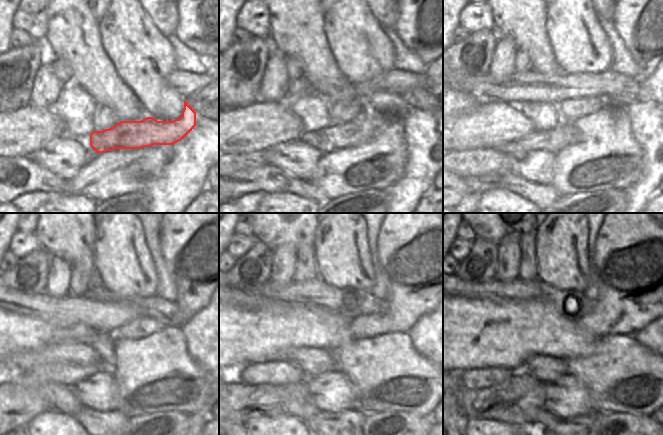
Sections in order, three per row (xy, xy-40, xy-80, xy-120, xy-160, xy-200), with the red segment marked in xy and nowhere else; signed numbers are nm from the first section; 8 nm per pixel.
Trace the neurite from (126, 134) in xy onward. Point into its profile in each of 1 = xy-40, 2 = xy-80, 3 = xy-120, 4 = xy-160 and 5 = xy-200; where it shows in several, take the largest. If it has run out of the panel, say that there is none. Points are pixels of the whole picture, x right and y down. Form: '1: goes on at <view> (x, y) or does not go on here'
1: goes on at xy-40 (360, 130)
2: goes on at xy-80 (553, 140)
3: goes on at xy-120 (68, 374)
4: goes on at xy-160 (275, 372)
5: goes on at xy-200 (471, 378)

